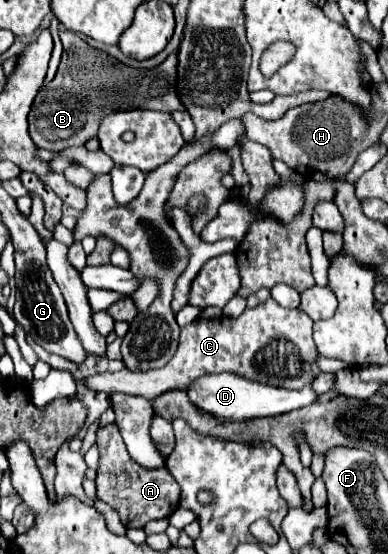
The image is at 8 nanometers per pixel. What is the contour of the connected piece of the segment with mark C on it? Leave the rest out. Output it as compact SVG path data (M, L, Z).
M274 299L246 309L238 319L214 317L196 319L192 325L180 331L180 345L168 365L150 371L128 371L126 367L116 373L98 373L84 377L84 385L90 391L104 393L128 393L144 399L154 399L172 389L186 389L194 379L208 373L238 373L258 383L300 389L314 381L320 373L316 365L316 345L312 339L312 319L300 309L280 307Z

